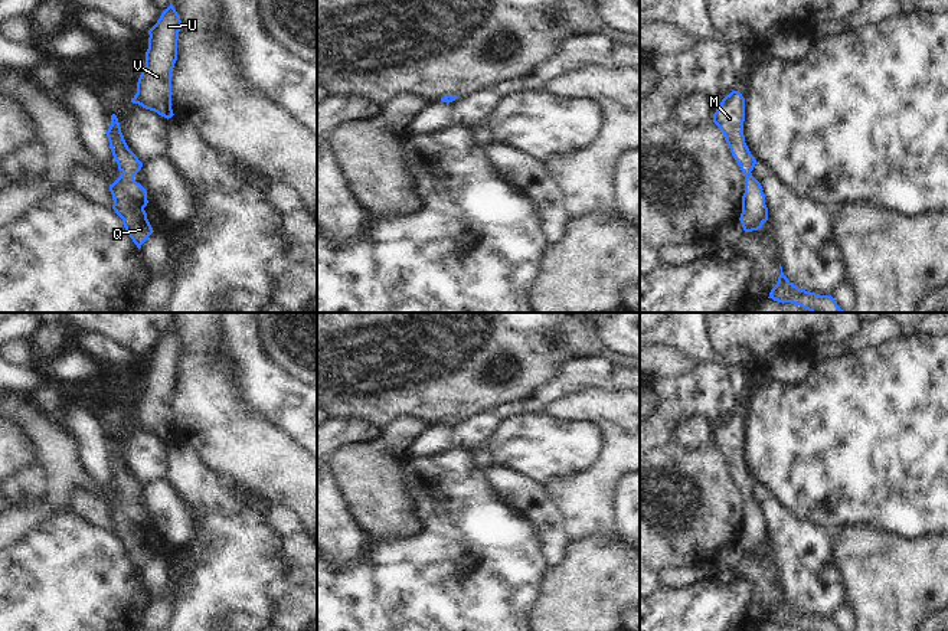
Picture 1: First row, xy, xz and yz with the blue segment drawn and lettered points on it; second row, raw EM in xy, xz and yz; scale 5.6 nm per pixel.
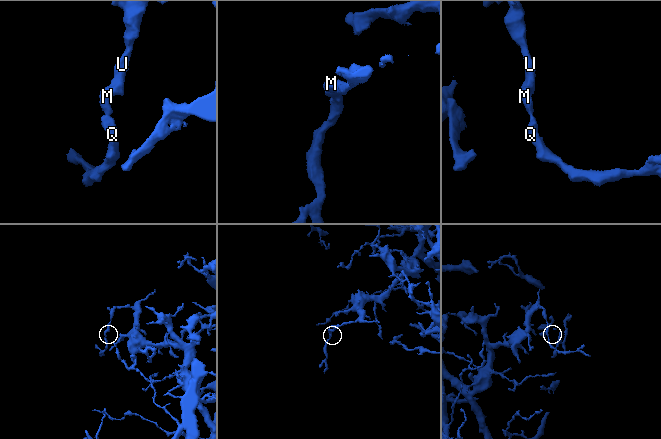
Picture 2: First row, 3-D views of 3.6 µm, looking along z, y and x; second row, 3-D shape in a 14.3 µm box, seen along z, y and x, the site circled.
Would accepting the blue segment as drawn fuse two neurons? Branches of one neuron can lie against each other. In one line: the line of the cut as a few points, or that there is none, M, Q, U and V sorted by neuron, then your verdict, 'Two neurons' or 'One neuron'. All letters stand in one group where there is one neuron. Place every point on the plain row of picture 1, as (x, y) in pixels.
No split. Groups: M Q U V. One neuron

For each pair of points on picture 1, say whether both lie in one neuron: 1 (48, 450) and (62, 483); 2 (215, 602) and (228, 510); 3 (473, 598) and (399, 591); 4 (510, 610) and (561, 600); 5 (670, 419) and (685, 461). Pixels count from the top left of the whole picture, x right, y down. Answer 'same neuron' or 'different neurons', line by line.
1: same neuron
2: same neuron
3: same neuron
4: different neurons
5: different neurons

